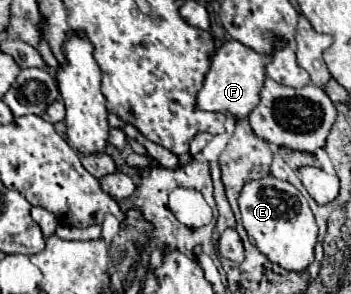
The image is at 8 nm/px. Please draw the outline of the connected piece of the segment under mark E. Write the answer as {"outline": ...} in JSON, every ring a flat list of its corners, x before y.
{"outline":[[272,174,250,180,244,184,238,198,242,224,250,238,254,238,256,248,274,264,280,264,286,270,306,270,314,260,314,246,318,236,318,226,314,214,308,206,308,200,286,180,278,180]]}

